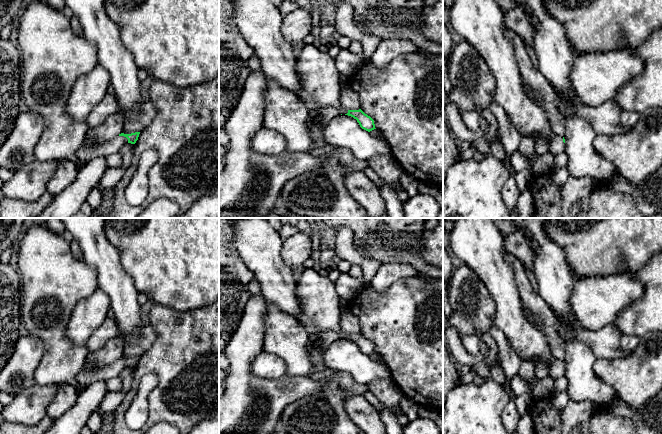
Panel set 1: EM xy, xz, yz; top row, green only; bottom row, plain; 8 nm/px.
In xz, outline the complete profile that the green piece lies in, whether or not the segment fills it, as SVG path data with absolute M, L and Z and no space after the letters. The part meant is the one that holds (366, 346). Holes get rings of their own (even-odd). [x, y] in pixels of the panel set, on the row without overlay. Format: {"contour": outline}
{"contour": "M318 267L307 268L297 279L296 294L301 304L298 322L311 334L336 332L342 339L357 344L368 356L376 353L374 344L361 333L346 334L340 325L340 297L334 281L318 272Z"}

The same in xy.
{"contour": "M140 356L131 358L121 357L118 360L107 364L101 368L83 365L82 369L75 378L74 385L81 385L82 388L99 380L109 380L121 376L121 372L126 367L135 368Z"}

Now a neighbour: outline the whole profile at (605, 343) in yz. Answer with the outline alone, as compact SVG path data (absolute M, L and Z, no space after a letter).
M557 319L556 326L560 337L565 342L577 340L587 344L596 359L614 359L632 354L632 351L623 351L620 348L621 334L613 325L607 325L597 331L586 330L576 325L571 331L567 331Z

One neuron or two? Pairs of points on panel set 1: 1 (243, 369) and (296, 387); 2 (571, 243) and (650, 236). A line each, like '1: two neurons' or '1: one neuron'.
1: one neuron
2: one neuron

